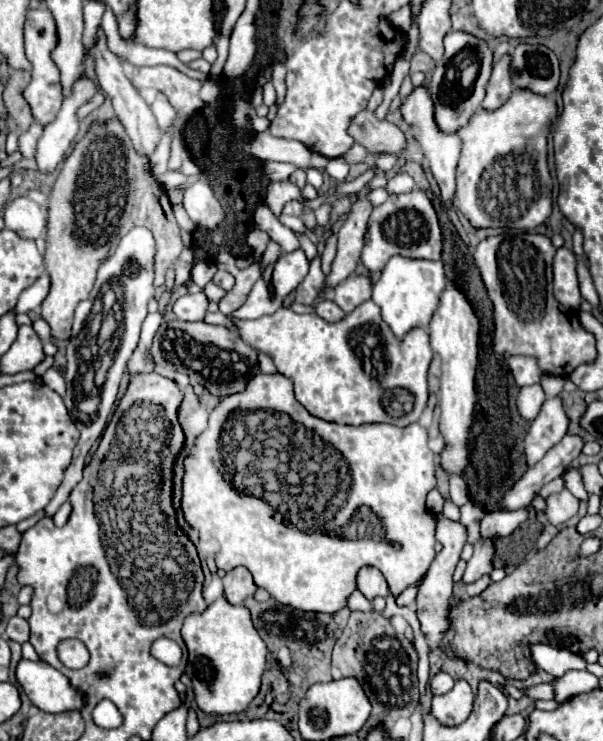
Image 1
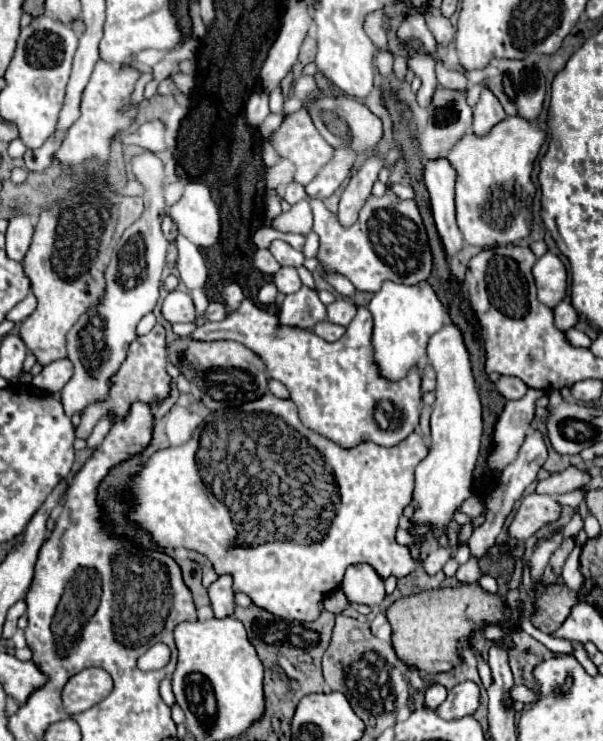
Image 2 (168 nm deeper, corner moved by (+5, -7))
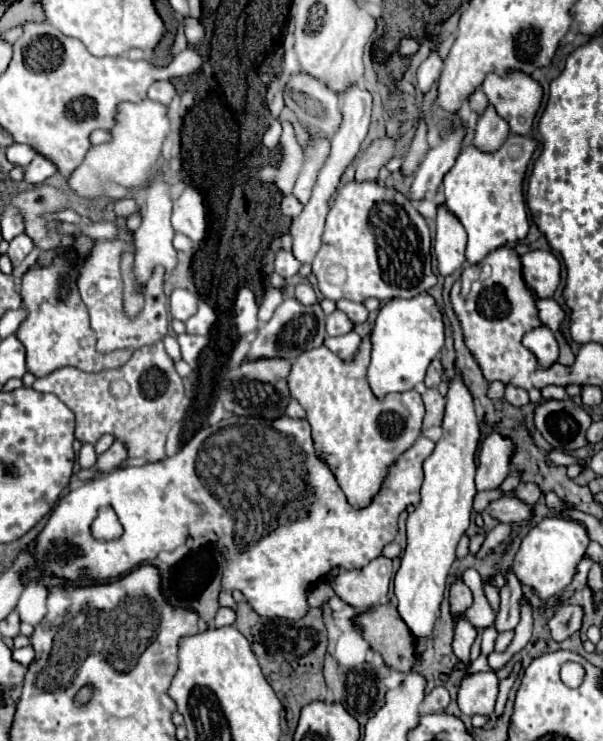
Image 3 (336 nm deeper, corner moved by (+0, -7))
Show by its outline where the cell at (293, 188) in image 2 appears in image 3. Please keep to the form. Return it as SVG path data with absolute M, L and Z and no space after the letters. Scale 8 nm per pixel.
M286 195L284 199L282 199L282 203L280 203L280 211L282 211L282 215L286 215L286 217L298 217L300 215L300 211L302 211L302 203L294 197L294 195Z

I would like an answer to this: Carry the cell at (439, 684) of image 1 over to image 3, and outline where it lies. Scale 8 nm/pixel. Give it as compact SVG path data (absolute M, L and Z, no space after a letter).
M434 687L422 701L420 705L420 713L440 713L448 707L450 703L450 695L446 687Z

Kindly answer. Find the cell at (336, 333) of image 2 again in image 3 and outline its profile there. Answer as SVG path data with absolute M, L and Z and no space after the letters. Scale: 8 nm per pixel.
M350 331L346 335L338 335L338 337L326 337L324 345L334 351L336 355L340 355L342 359L352 359L356 355L356 349L360 345L360 335L356 331Z

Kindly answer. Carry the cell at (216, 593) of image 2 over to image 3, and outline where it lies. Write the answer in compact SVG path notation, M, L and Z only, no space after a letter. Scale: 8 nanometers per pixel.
M220 607L220 609L218 609L218 613L216 613L216 619L214 619L214 625L216 625L216 627L232 625L232 623L234 623L234 619L236 619L234 609L230 609L230 607Z

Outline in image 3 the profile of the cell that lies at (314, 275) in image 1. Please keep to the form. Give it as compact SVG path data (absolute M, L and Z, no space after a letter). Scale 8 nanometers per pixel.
M284 299L284 303L274 311L274 317L258 329L256 339L252 341L244 361L258 359L258 357L294 359L296 355L300 355L300 351L308 351L312 347L322 345L324 337L326 337L326 315L320 303L302 305L296 299Z

